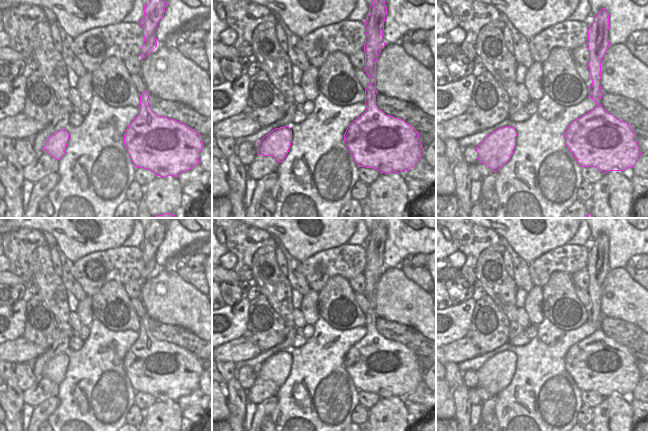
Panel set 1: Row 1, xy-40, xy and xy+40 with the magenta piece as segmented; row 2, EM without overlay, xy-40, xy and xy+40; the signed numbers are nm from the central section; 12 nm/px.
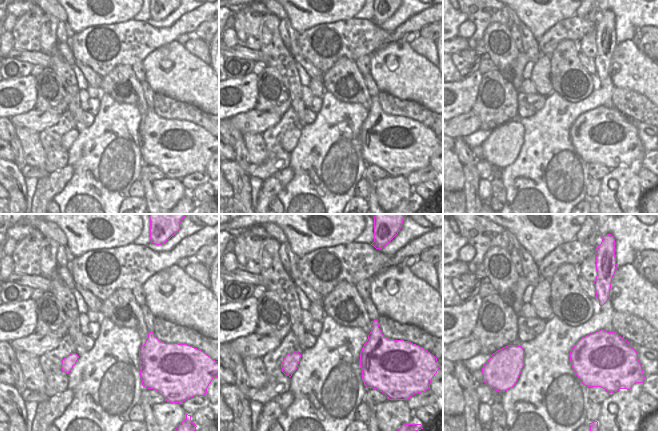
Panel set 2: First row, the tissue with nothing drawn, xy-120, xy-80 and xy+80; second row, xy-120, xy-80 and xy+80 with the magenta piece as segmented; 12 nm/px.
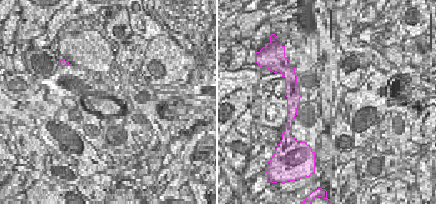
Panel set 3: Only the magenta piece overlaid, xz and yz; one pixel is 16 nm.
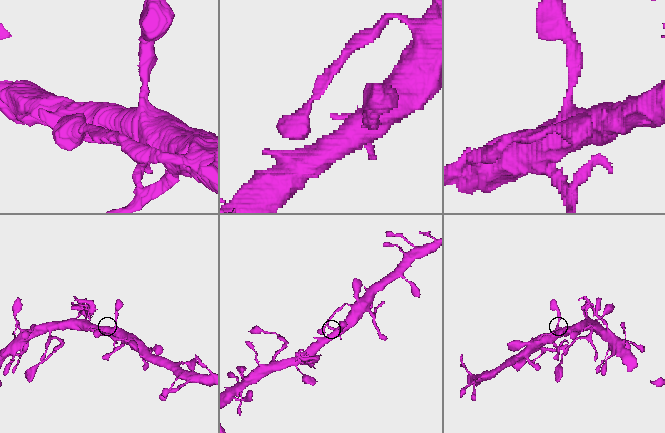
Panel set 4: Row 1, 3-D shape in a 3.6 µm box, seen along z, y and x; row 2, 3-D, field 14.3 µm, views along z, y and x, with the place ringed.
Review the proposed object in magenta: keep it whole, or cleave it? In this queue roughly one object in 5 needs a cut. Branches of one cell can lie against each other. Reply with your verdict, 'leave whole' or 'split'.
leave whole

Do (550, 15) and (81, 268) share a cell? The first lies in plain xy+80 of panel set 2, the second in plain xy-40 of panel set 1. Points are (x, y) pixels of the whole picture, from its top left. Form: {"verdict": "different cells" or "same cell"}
{"verdict": "different cells"}

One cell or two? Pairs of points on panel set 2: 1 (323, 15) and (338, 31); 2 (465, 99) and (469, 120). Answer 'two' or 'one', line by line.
1: two
2: two

